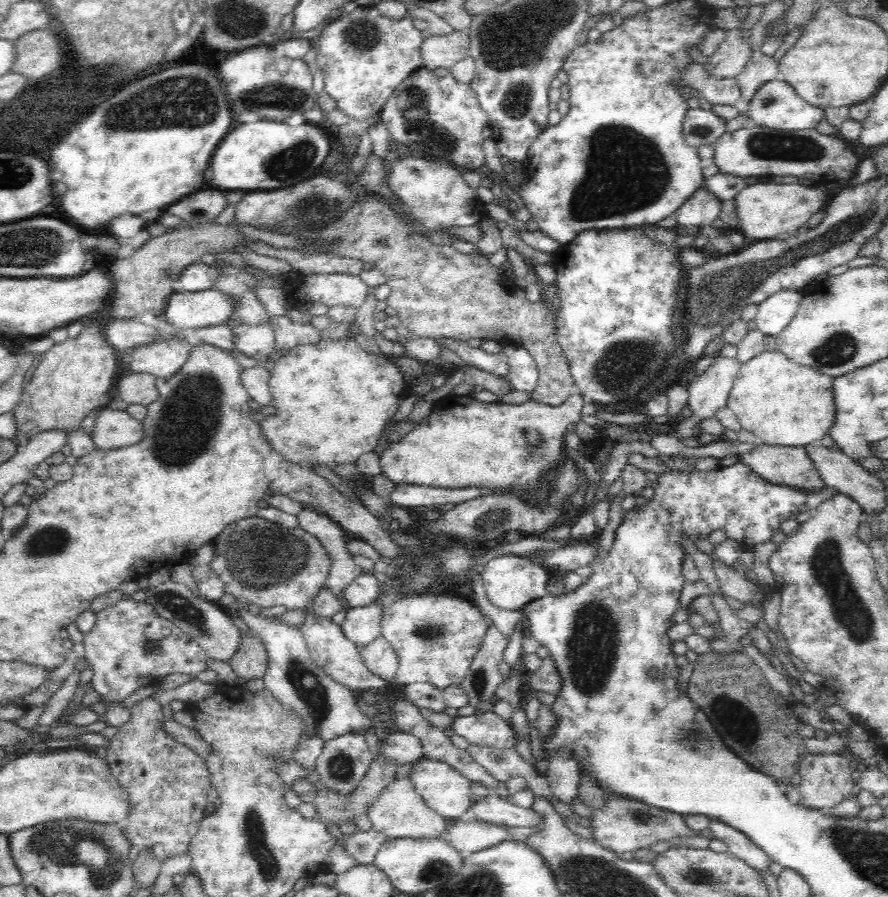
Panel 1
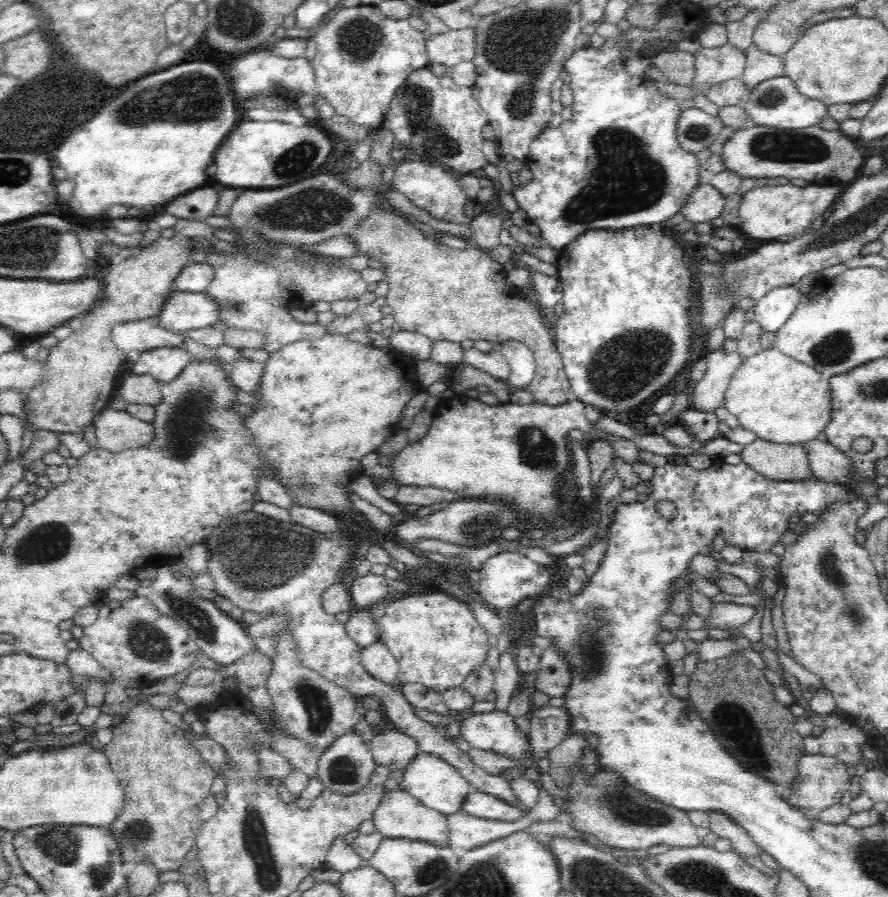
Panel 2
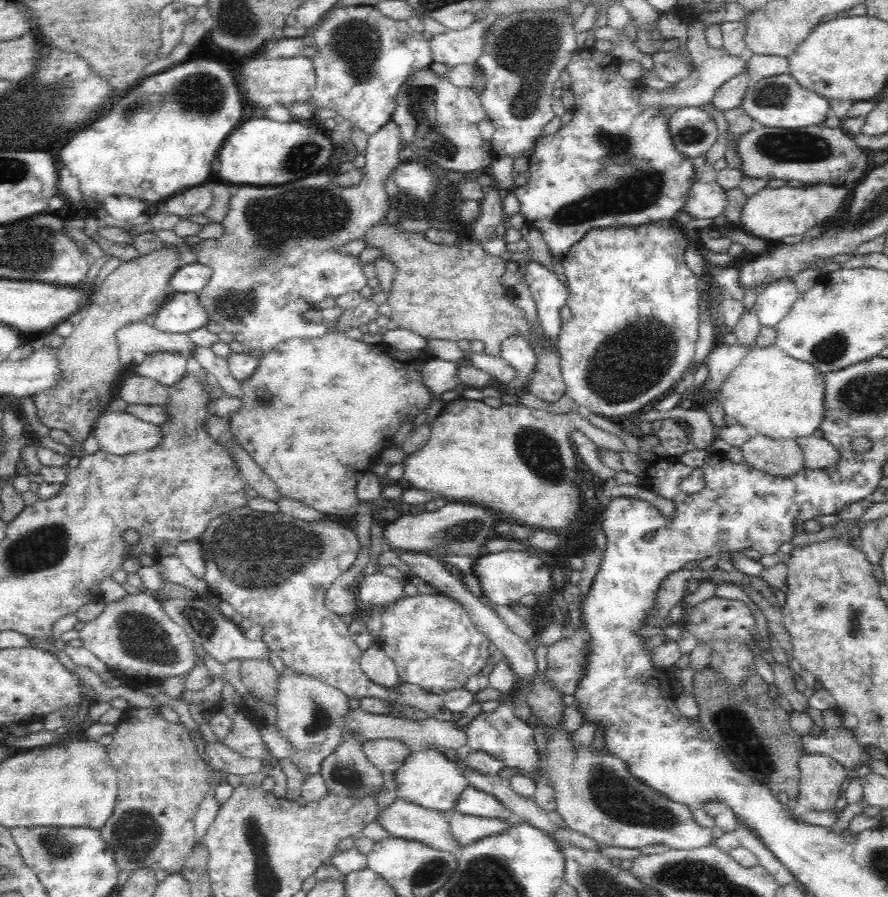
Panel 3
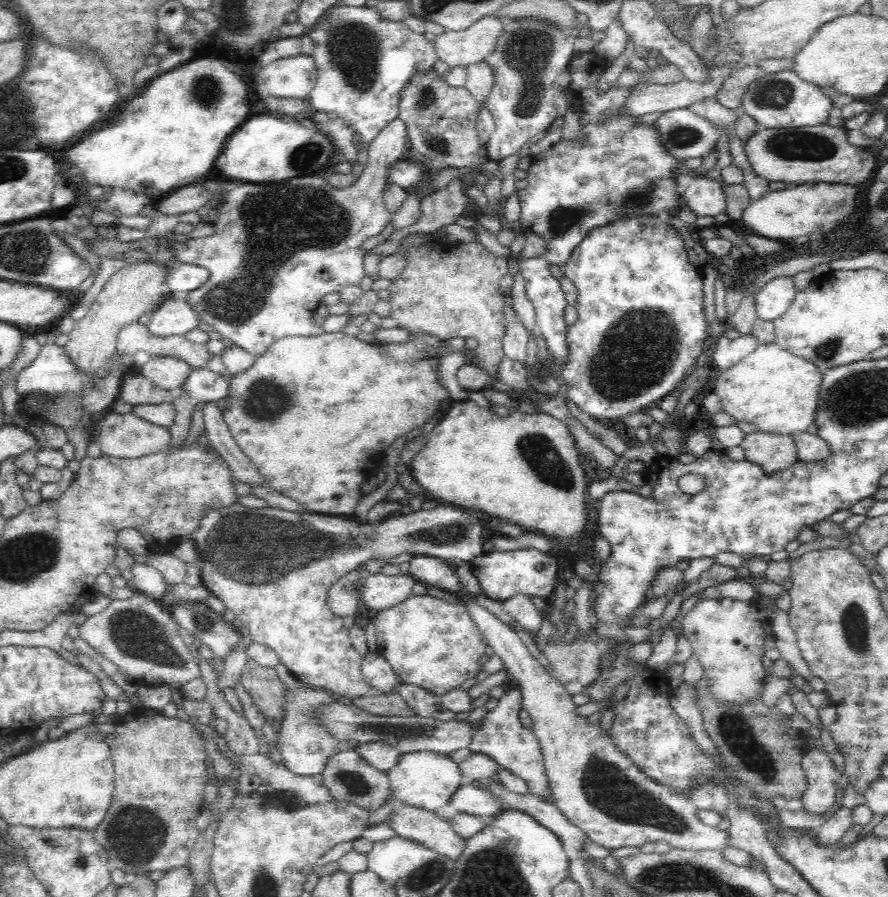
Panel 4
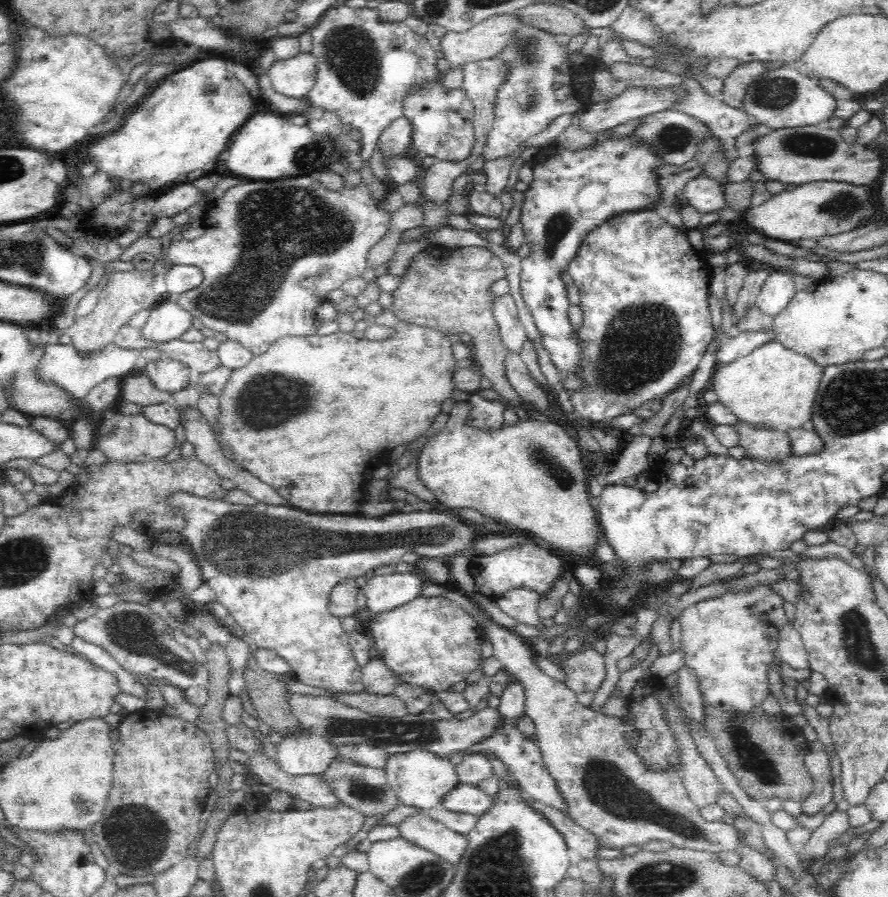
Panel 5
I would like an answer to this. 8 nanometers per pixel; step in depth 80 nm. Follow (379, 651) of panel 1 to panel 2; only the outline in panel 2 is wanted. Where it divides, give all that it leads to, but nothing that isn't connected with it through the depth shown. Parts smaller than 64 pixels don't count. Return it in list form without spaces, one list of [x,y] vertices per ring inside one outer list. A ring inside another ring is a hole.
[[[376,641],[361,649],[361,663],[374,679],[397,686],[398,663],[386,645]]]

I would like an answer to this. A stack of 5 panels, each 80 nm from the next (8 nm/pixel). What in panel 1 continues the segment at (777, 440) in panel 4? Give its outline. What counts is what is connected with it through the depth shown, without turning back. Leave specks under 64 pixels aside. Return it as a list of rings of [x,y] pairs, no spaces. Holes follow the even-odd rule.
[[[758,441],[742,454],[741,461],[771,484],[796,489],[820,489],[825,486],[804,447],[774,446]]]

